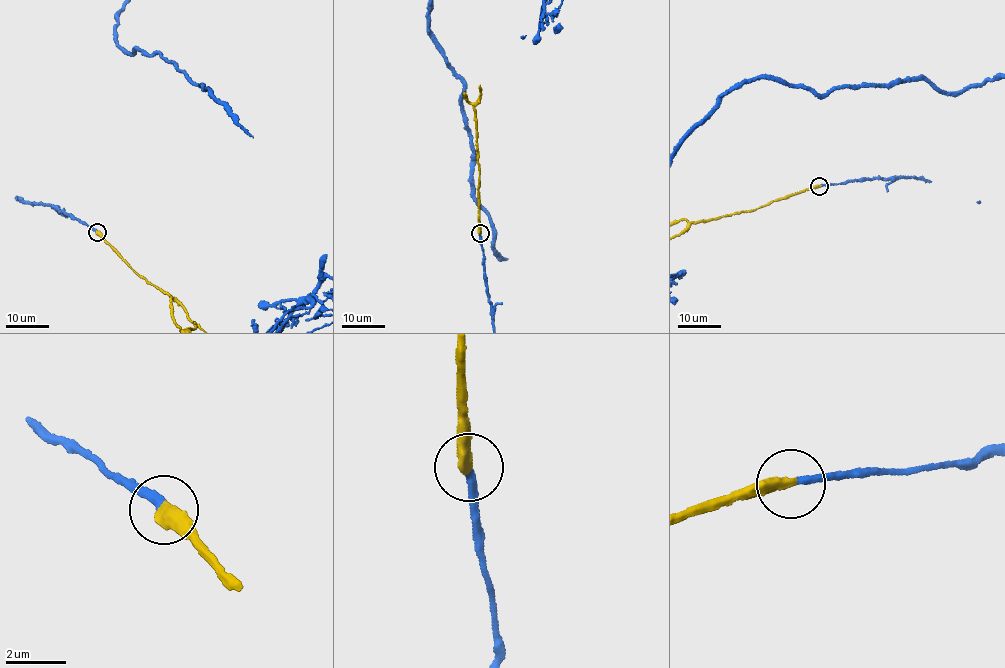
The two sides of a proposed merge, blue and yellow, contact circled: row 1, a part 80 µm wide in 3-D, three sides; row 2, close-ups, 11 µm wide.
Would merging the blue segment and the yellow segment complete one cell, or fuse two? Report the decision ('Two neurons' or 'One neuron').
One neuron

